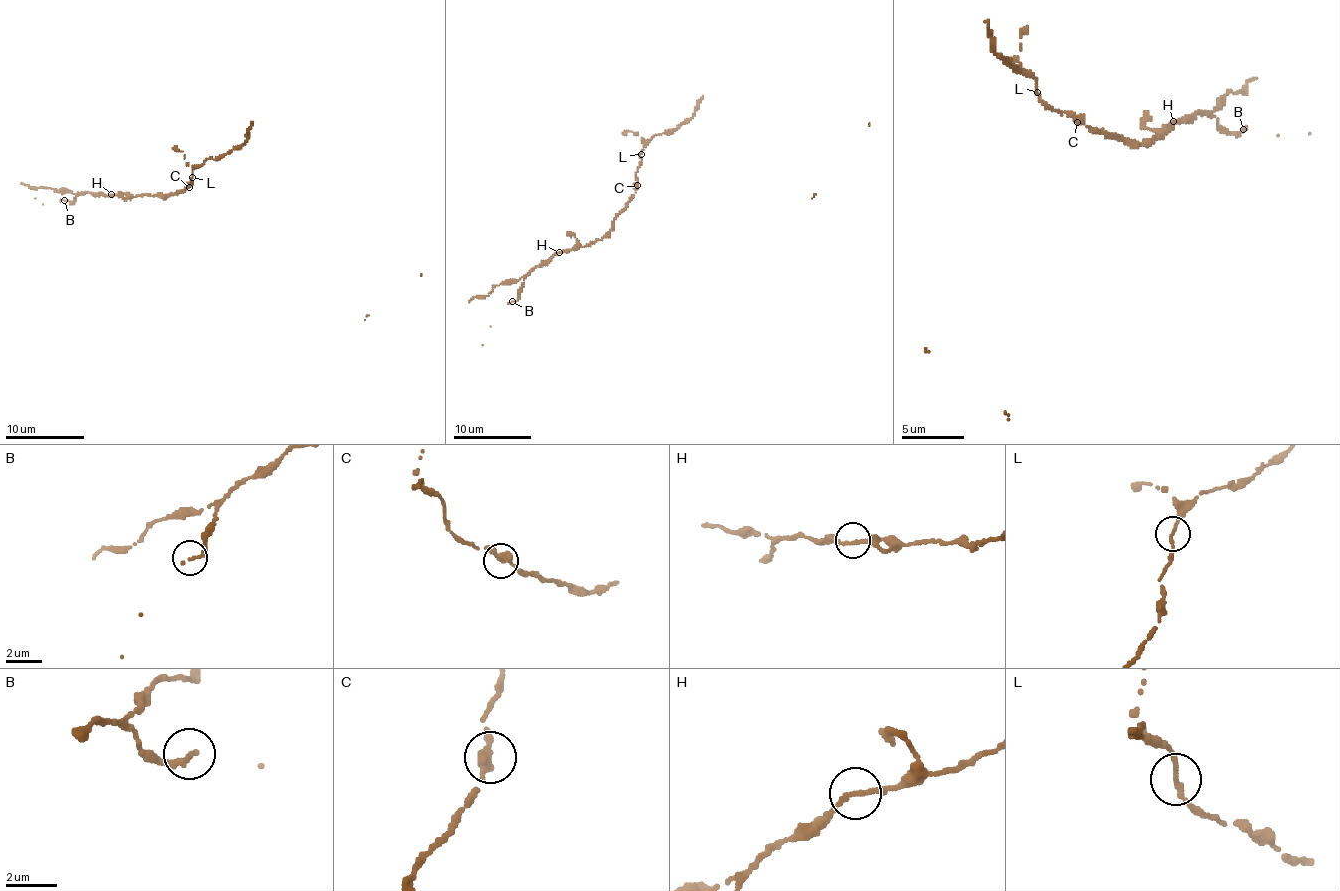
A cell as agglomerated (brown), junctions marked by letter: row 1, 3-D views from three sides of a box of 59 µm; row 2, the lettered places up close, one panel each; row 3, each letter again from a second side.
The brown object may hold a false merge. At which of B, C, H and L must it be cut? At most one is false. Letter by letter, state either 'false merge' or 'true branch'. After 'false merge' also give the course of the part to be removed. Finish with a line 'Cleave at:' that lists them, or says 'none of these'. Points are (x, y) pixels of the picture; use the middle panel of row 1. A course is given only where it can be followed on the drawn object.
B: true branch
C: true branch
H: true branch
L: true branch
Cleave at: none of these

